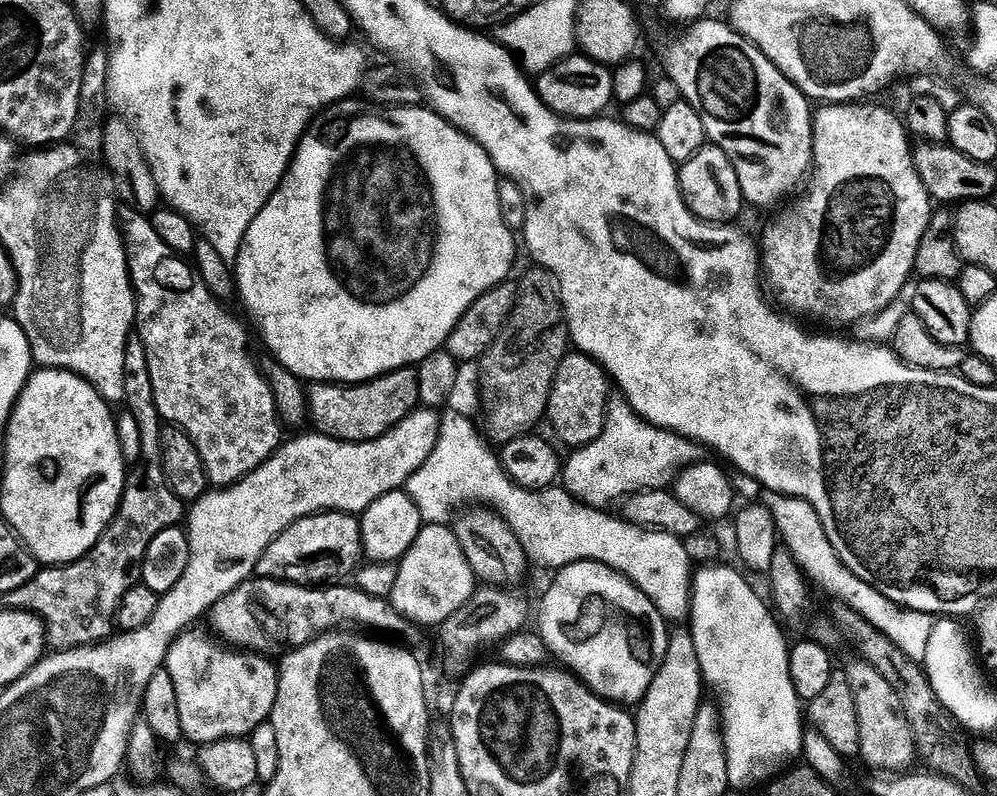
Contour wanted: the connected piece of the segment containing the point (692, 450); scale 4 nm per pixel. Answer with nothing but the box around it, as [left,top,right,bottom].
[562,419,698,510]

